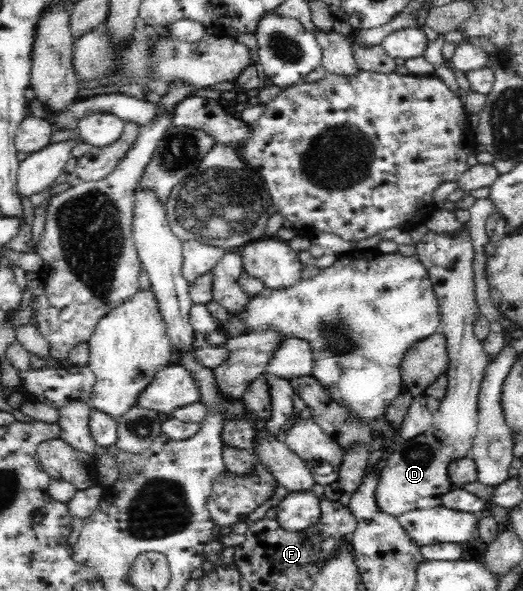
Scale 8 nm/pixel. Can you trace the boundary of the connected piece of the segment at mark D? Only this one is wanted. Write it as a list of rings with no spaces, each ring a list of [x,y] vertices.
[[[465,224],[464,229],[458,235],[439,234],[433,231],[427,234],[415,244],[416,255],[428,271],[432,281],[436,298],[438,299],[441,321],[437,333],[446,337],[449,354],[448,389],[445,396],[440,401],[439,409],[433,413],[433,423],[431,426],[406,442],[401,442],[395,452],[386,454],[388,461],[380,472],[378,485],[375,491],[375,500],[382,513],[398,517],[400,514],[410,510],[427,510],[441,505],[444,494],[447,494],[453,484],[449,479],[449,465],[451,462],[461,460],[469,456],[474,438],[478,431],[478,403],[481,390],[481,382],[485,376],[485,369],[489,364],[490,356],[485,353],[483,344],[474,334],[474,322],[480,314],[479,306],[476,302],[476,283],[473,258],[475,258],[475,247],[471,242],[469,227]]]

